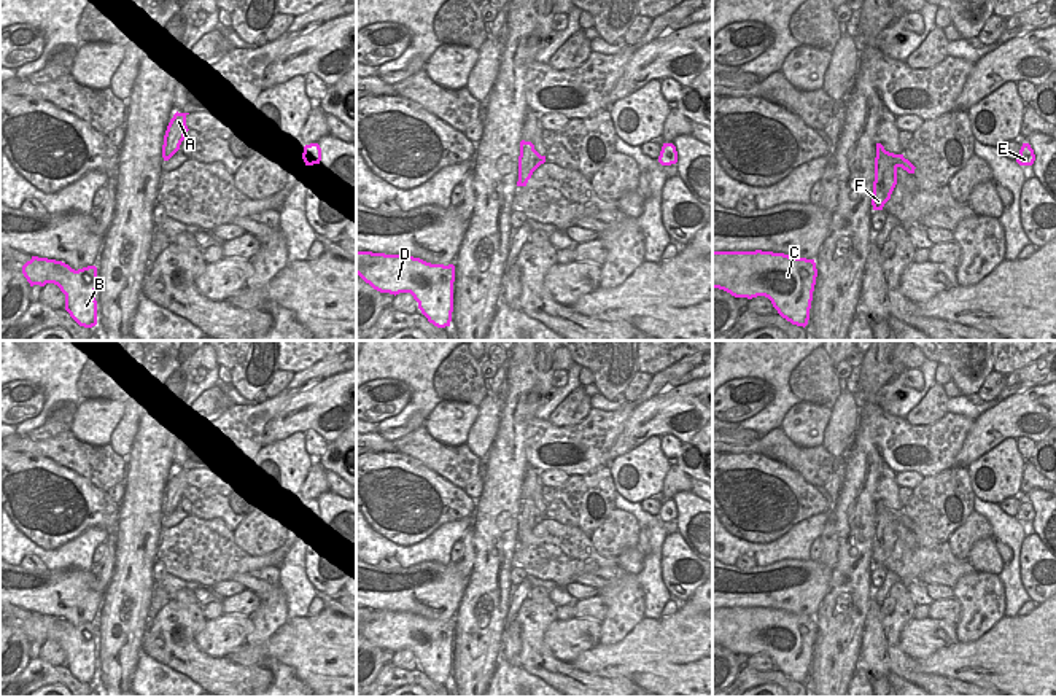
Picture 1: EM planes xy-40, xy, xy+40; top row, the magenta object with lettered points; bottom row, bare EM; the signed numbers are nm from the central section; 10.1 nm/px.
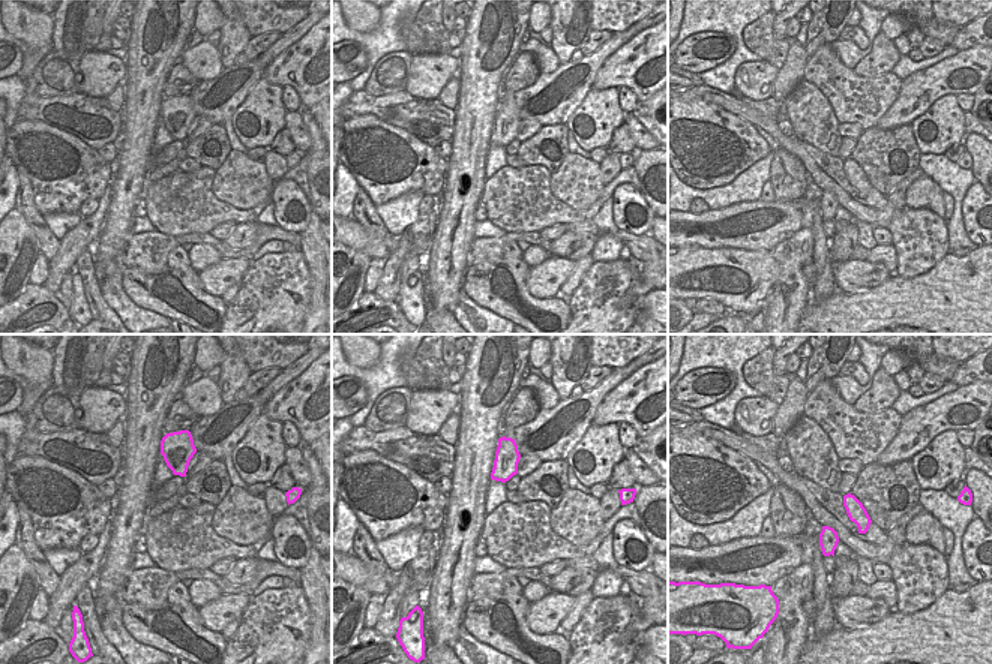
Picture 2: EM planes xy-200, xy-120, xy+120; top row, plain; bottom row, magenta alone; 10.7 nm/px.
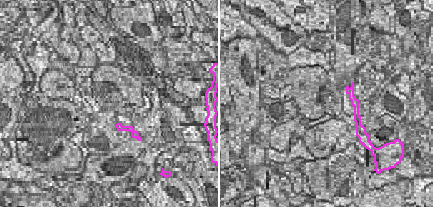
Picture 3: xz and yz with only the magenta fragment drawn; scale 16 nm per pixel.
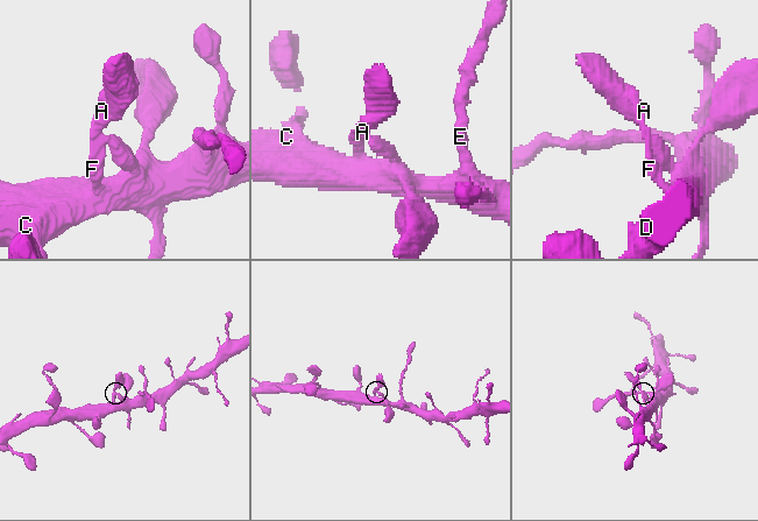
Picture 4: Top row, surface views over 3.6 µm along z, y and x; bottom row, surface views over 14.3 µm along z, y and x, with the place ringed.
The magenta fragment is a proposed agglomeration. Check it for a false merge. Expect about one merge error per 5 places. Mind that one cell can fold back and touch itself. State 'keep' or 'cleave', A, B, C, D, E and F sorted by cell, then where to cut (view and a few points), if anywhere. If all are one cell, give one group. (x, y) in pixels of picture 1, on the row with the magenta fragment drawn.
keep; A B C D E F; no cut

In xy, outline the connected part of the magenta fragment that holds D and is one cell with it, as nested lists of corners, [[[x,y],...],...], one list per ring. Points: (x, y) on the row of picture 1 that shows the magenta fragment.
[[[356,251],[356,274],[380,293],[410,293],[437,328],[450,326],[455,266],[431,264],[407,255]]]

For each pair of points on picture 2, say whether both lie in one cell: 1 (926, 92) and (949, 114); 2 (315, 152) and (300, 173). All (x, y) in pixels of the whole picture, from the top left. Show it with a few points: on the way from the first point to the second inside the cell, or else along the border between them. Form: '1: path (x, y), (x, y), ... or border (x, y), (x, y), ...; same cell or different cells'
1: border (955, 93), (940, 96), (910, 123); different cells
2: path (309, 156), (302, 167); same cell

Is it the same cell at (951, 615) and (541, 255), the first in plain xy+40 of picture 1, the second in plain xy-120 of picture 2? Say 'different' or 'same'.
different

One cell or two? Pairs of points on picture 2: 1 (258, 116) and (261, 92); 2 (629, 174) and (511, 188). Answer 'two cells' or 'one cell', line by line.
1: one cell
2: one cell

